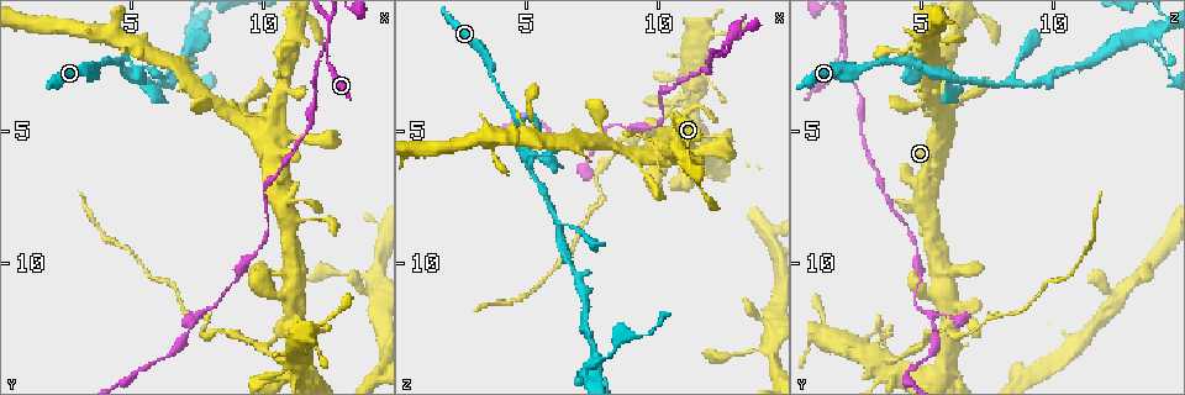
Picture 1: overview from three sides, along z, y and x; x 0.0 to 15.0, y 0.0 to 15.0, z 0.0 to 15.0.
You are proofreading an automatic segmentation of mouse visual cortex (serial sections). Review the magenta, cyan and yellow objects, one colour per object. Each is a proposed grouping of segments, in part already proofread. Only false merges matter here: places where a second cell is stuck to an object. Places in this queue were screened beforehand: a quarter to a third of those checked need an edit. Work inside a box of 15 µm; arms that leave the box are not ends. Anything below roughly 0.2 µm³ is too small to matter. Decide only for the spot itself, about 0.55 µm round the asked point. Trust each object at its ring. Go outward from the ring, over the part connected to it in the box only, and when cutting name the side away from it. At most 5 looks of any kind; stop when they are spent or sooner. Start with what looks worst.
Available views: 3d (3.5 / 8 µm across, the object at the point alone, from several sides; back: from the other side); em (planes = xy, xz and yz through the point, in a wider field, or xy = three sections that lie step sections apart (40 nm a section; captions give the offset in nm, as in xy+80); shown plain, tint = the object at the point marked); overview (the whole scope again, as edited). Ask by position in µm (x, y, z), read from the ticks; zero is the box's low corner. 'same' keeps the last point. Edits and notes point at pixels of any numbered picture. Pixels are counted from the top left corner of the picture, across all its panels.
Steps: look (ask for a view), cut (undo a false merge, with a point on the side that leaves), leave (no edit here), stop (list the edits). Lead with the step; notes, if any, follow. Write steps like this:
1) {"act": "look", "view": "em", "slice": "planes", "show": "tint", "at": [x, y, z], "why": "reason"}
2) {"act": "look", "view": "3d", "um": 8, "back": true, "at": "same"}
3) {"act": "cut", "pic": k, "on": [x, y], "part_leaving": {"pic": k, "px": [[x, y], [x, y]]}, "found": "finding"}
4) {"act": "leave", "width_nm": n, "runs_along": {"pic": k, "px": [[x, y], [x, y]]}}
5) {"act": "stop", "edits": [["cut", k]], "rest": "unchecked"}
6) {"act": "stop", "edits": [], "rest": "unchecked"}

{"act": "look", "view": "3d", "um": 3.5, "back": true, "at": [12.4, 1.7, 1.9], "why": "sharp bend"}

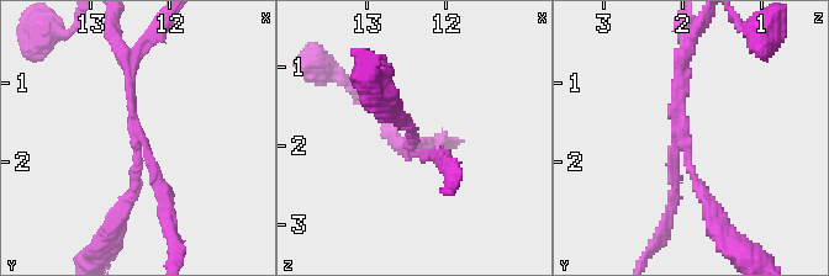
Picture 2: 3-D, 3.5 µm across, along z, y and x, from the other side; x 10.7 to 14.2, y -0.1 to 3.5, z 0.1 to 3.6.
{"act": "look", "view": "em", "slice": "xy", "step": 3, "show": "tint", "at": [12.40, 1.80, 2.00], "why": "need the tissue"}

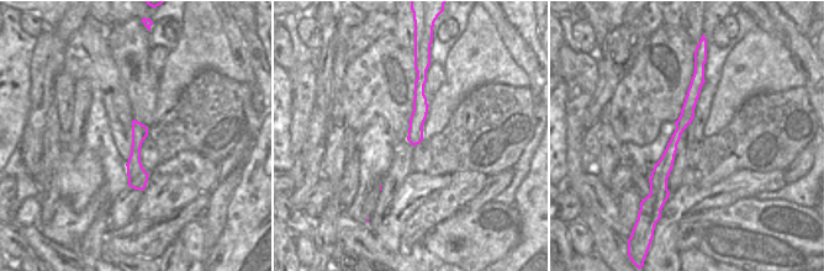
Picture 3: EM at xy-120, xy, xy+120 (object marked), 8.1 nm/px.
{"act": "cut", "pic": 2, "on": [156, 185], "width_nm": 130, "part_leaving": {"pic": 2, "px": [[144, 149], [163, 187], [179, 255]]}, "found": "two cells meet here"}

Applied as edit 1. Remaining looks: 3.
{"act": "look", "view": "overview", "why": "redraw"}

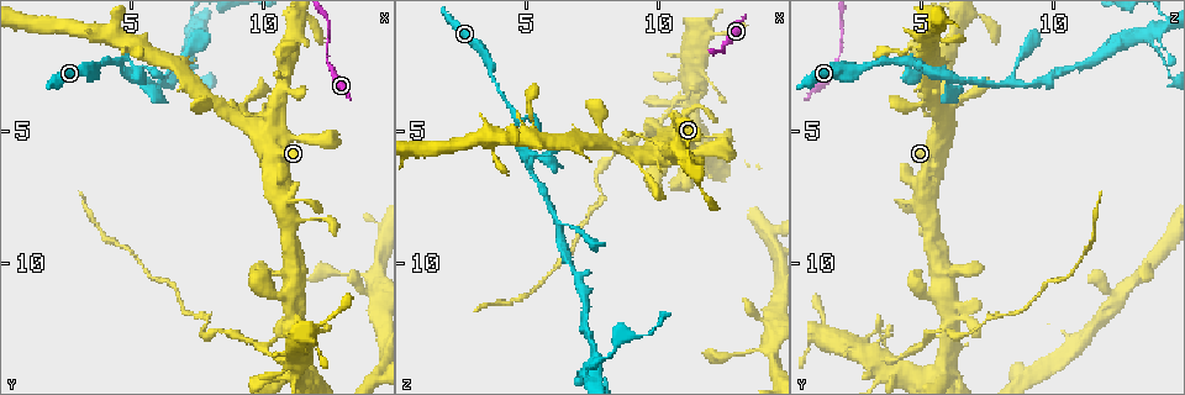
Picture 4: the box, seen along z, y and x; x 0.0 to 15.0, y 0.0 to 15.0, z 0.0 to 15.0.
{"act": "look", "view": "3d", "um": 3.5, "back": true, "at": [6.2, 3.3, 8.5], "why": "side arm on a straight run"}

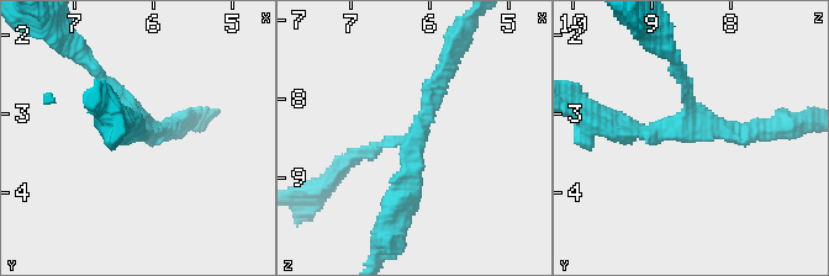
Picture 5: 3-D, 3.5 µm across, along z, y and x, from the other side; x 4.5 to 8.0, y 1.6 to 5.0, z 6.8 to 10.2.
{"act": "look", "view": "em", "slice": "xy", "step": 2, "show": "tint", "at": [6.20, 3.20, 8.55], "arms": 3, "arm_widths_nm": [150, 200, 200], "why": "need the tissue"}

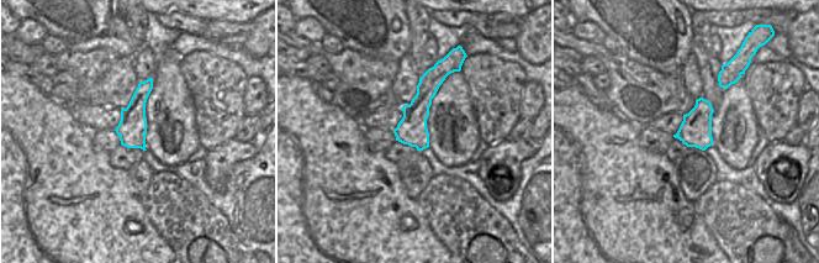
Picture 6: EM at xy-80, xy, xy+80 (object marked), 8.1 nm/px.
{"act": "leave", "runs_along": {"pic": 6, "px": [[437, 70], [419, 105], [419, 147]]}, "found": "continuous, no second cell"}

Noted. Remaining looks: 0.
{"act": "stop", "edits": [["cut", 2]], "rest": "unchecked"}

